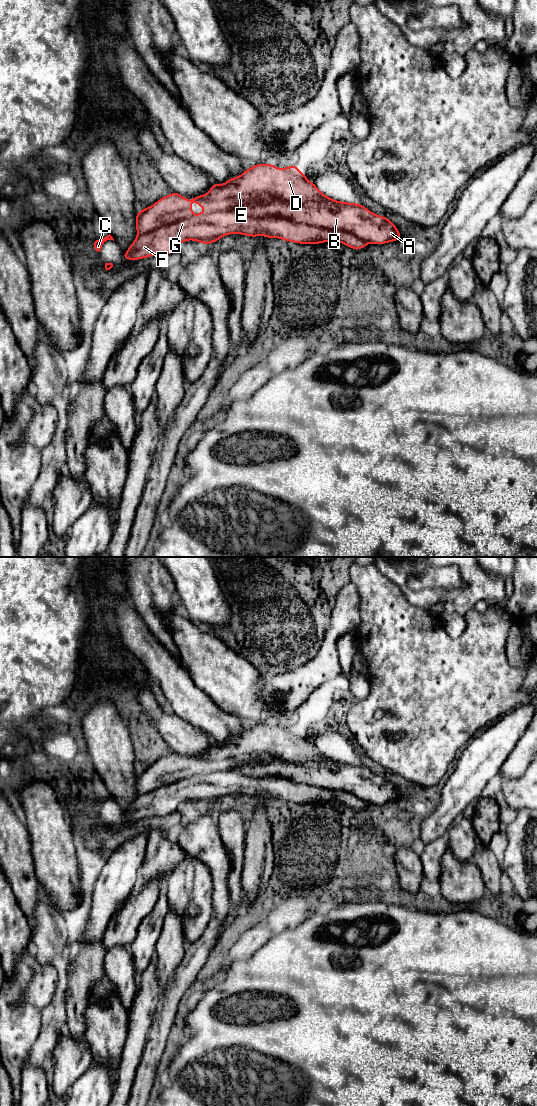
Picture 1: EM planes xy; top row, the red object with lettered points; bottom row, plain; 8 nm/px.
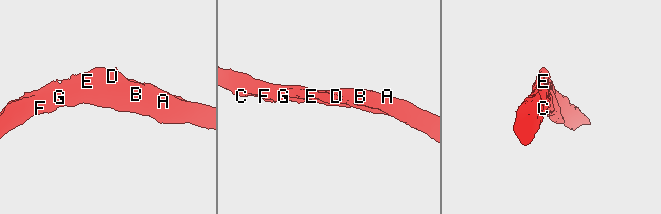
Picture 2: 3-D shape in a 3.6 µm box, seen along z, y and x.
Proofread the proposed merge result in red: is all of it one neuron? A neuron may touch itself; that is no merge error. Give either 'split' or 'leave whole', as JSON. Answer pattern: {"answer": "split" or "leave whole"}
{"answer": "leave whole"}

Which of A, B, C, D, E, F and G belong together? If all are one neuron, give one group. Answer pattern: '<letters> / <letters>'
A B C D E F G

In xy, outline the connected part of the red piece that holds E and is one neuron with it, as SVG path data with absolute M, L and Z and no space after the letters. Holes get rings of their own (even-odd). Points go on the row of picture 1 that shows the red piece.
M273 163L255 164L225 184L213 182L208 193L188 200L172 192L135 214L137 238L127 253L122 252L125 260L166 256L176 251L183 241L194 240L208 245L229 234L279 238L298 244L335 241L354 250L365 248L369 242L383 245L399 241L402 236L387 217L376 215L359 203L336 201L324 195L297 165L277 169ZM190 200L207 212L193 216Z

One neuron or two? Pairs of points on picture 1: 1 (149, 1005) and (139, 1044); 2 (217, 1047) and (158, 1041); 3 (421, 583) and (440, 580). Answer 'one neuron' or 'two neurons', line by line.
1: one neuron
2: two neurons
3: one neuron

